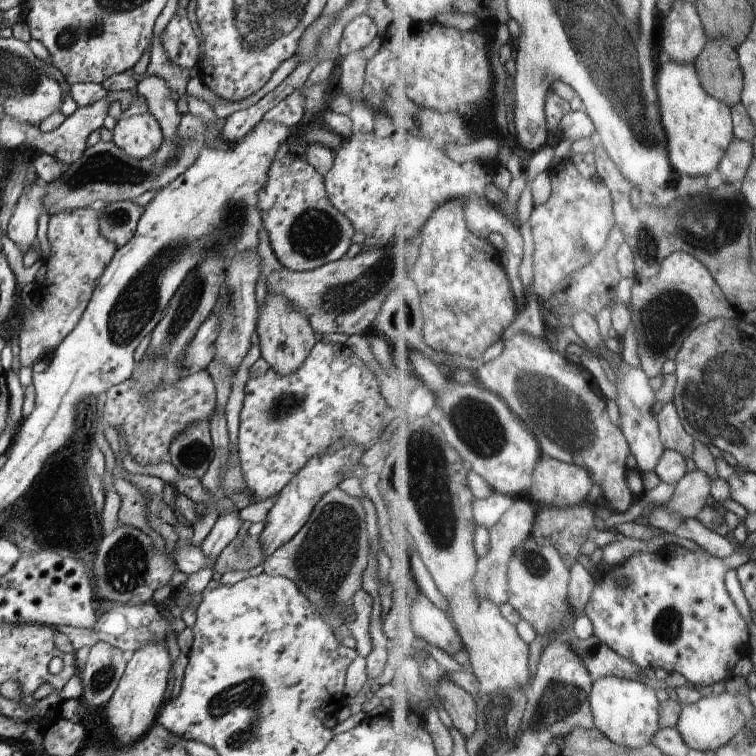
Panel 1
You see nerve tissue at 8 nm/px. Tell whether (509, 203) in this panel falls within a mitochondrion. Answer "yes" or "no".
no

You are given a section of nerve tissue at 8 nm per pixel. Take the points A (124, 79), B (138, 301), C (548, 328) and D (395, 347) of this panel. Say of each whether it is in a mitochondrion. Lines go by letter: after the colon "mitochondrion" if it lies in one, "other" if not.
A: other
B: mitochondrion
C: other
D: other

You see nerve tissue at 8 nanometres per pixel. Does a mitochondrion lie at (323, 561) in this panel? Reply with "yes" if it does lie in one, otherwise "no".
yes

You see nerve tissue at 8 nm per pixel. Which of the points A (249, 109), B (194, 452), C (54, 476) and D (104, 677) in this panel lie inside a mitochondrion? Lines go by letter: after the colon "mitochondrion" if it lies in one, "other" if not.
A: other
B: mitochondrion
C: other
D: mitochondrion

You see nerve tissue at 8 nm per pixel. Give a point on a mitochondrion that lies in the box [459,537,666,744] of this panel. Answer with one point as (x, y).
(558, 700)

